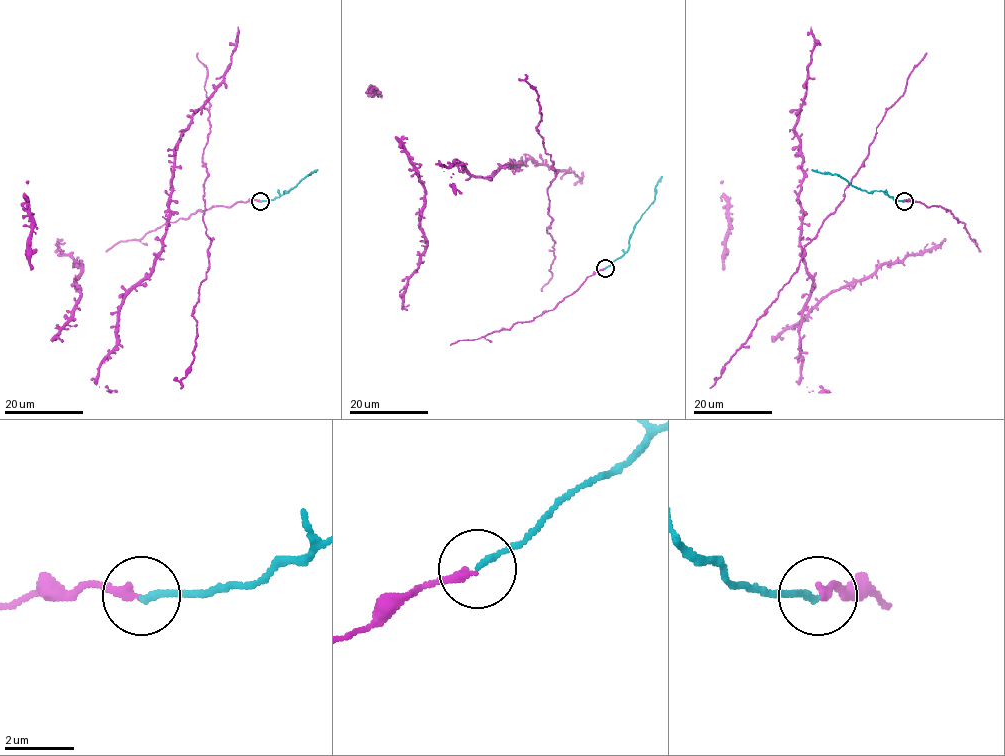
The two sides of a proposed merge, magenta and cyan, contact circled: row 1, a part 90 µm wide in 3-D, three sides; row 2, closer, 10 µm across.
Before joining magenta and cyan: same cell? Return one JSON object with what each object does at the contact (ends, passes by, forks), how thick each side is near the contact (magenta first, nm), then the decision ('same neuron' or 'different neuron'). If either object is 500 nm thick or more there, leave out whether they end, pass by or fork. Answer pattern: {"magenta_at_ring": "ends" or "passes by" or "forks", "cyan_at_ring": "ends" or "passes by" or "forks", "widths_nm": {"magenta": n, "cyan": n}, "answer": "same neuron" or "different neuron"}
{"magenta_at_ring": "ends", "cyan_at_ring": "ends", "widths_nm": {"magenta": 240, "cyan": 170}, "answer": "same neuron"}

